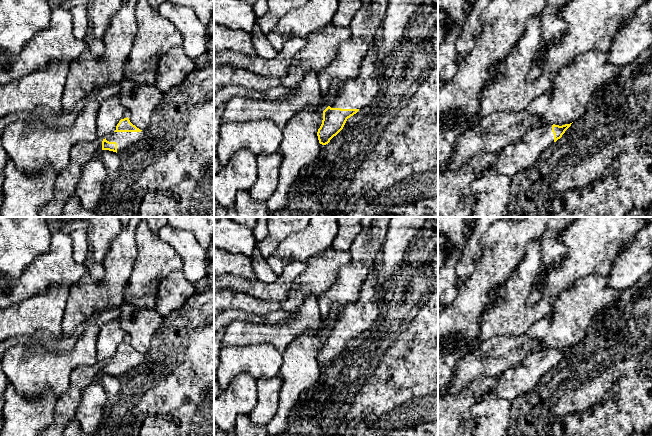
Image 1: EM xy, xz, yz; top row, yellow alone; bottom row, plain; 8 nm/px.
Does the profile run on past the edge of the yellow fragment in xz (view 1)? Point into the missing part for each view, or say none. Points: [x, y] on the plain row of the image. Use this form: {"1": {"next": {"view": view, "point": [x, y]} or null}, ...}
{"1": {"next": {"view": "xz", "point": [357, 317]}}}

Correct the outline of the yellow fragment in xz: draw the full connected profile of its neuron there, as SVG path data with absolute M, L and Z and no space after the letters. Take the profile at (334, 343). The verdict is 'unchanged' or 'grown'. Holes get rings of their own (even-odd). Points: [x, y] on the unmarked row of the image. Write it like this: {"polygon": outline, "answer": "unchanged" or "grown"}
{"polygon": "M380 259L364 281L357 299L350 305L347 305L342 312L336 314L329 330L323 335L322 348L317 356L320 368L328 368L330 364L343 353L347 343L356 338L360 333L367 330L376 320L385 293L385 288L379 288L379 267Z", "answer": "grown"}

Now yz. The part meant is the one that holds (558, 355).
{"polygon": "M571 348L535 350L520 364L499 375L488 395L496 395L511 402L530 392L548 371L562 361Z", "answer": "grown"}

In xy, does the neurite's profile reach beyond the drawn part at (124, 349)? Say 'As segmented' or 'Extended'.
Extended

